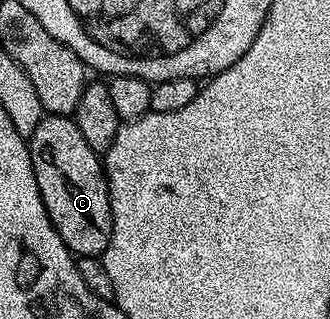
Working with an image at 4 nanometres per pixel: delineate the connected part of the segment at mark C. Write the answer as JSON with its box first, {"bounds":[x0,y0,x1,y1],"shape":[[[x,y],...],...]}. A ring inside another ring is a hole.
{"bounds":[29,114,111,258],"shape":[[[62,114],[43,117],[41,124],[37,124],[31,133],[29,145],[37,188],[57,236],[61,236],[76,256],[93,258],[103,255],[111,239],[111,201],[100,155],[89,148],[74,117]]]}

